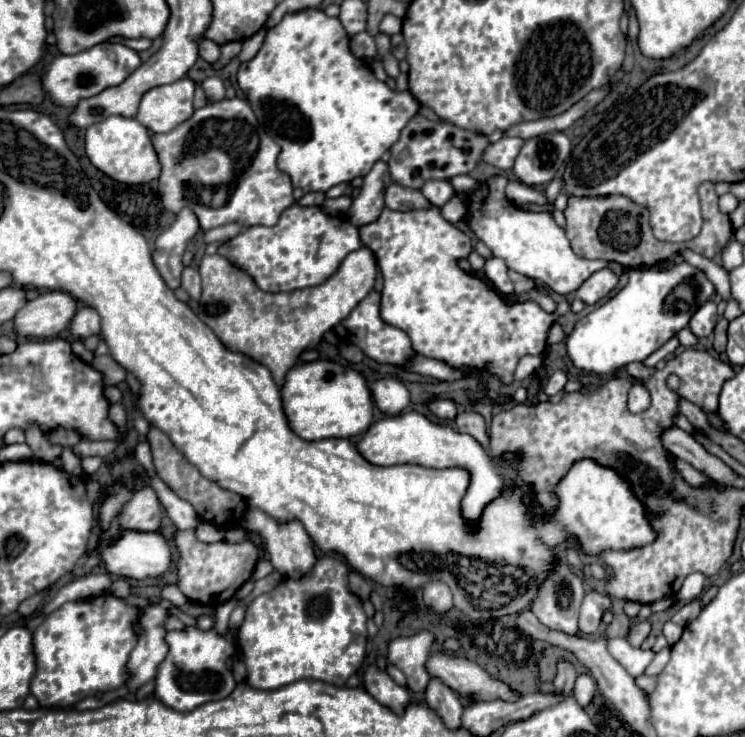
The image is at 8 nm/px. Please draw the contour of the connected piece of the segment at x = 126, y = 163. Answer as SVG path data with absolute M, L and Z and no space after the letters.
M111 116L87 128L85 152L91 164L115 182L135 186L135 184L147 184L159 178L159 160L151 144L151 134L135 118Z

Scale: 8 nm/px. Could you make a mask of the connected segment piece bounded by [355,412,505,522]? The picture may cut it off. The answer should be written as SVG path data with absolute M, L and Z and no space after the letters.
M407 412L391 418L383 418L375 424L369 426L365 434L359 436L355 442L359 454L375 464L375 466L397 466L397 464L419 464L425 468L467 468L471 472L471 484L469 484L469 494L465 494L461 502L461 512L467 522L475 522L483 508L499 496L499 490L505 486L501 476L495 470L495 464L491 462L487 450L481 448L481 444L469 436L469 434L459 434L451 426L441 426L433 424L429 418L417 412Z

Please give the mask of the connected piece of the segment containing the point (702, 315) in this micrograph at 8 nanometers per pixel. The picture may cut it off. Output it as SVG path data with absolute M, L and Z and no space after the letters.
M713 300L705 302L705 304L693 314L693 318L689 320L689 328L691 328L691 332L693 332L697 338L709 336L709 334L713 332L715 324L717 324L717 306L715 306Z

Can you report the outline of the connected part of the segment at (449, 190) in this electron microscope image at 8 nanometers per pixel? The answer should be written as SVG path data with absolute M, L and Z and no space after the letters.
M427 180L421 186L421 194L435 206L443 206L445 202L449 202L455 196L453 186L447 180Z

